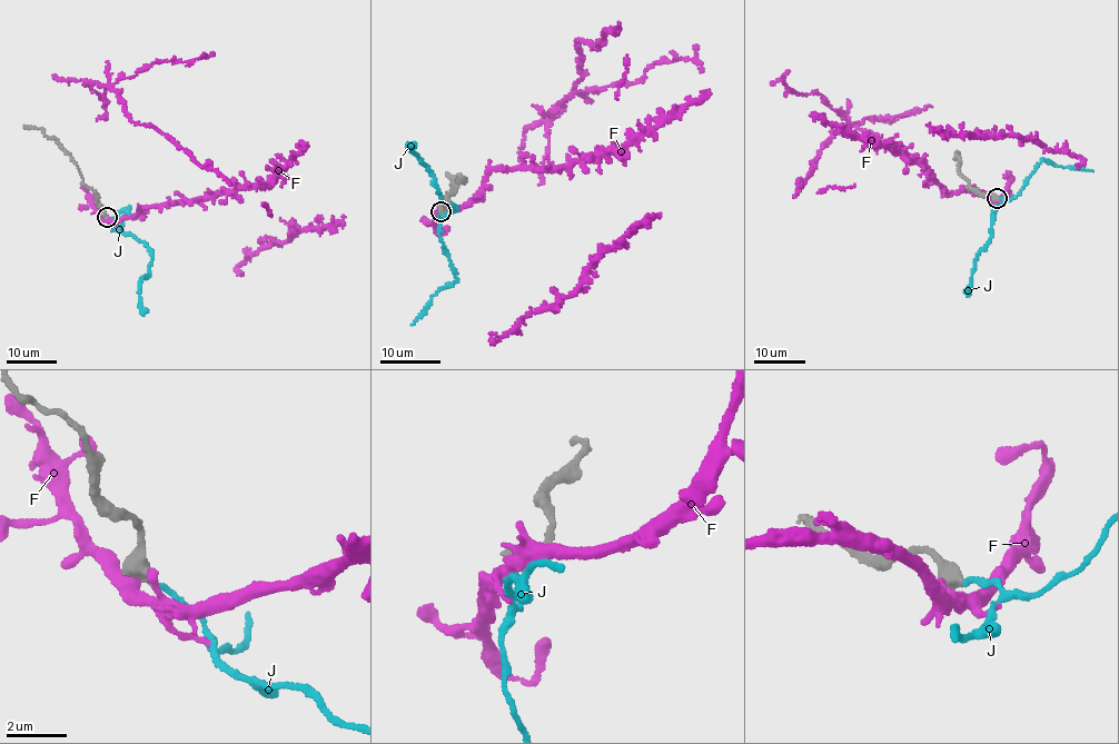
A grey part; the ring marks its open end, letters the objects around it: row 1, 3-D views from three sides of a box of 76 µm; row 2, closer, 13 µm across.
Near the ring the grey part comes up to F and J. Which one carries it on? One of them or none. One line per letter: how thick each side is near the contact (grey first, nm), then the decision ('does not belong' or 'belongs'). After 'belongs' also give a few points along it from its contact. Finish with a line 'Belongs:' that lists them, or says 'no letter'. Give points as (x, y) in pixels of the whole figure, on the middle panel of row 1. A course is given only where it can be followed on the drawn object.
F: 600/240 nm | does not belong
J: 480/140 nm | belongs | via (441, 211), (441, 218), (442, 212), (454, 210), (437, 194), (427, 166), (409, 150), (408, 142)
Belongs: J

